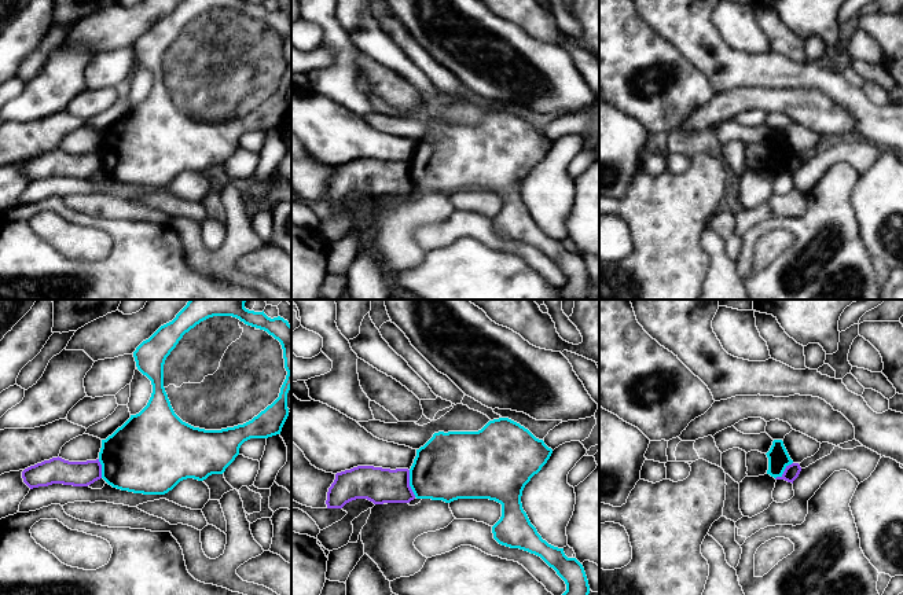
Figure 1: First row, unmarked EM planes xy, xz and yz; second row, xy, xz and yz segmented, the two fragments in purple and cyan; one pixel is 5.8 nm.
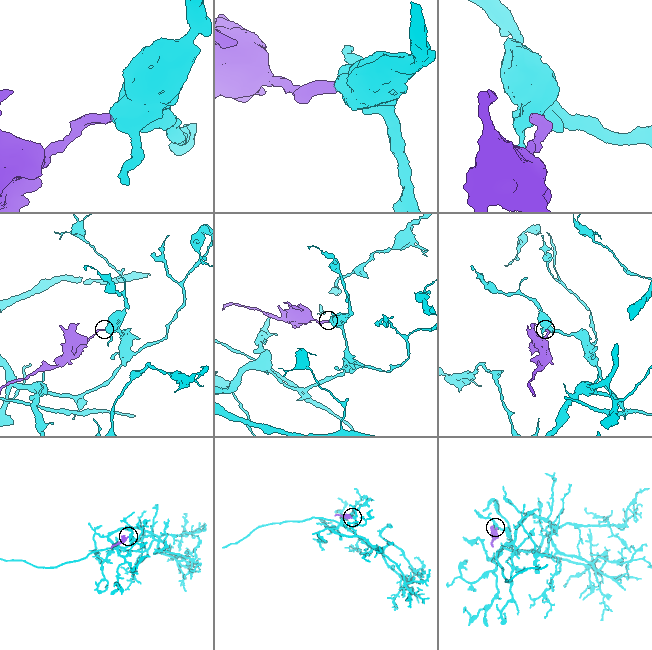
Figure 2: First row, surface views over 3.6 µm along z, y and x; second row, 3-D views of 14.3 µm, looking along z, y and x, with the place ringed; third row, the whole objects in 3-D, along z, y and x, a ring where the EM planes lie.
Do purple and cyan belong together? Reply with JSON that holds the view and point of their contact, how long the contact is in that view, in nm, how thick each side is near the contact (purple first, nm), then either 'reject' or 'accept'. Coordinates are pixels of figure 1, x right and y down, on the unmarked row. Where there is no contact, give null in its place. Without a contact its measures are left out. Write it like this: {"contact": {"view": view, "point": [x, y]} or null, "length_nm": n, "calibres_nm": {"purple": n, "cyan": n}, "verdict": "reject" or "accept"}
{"contact": {"view": "xz", "point": [408, 176]}, "length_nm": 170, "calibres_nm": {"purple": 220, "cyan": 380}, "verdict": "reject"}

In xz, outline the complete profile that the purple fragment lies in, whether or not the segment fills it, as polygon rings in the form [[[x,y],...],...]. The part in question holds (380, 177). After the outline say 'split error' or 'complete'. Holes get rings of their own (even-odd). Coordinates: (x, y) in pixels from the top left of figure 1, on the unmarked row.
[[[357,158],[337,165],[327,184],[327,201],[342,201],[356,191],[367,191],[374,197],[410,195],[415,191],[410,162]]]; complete

